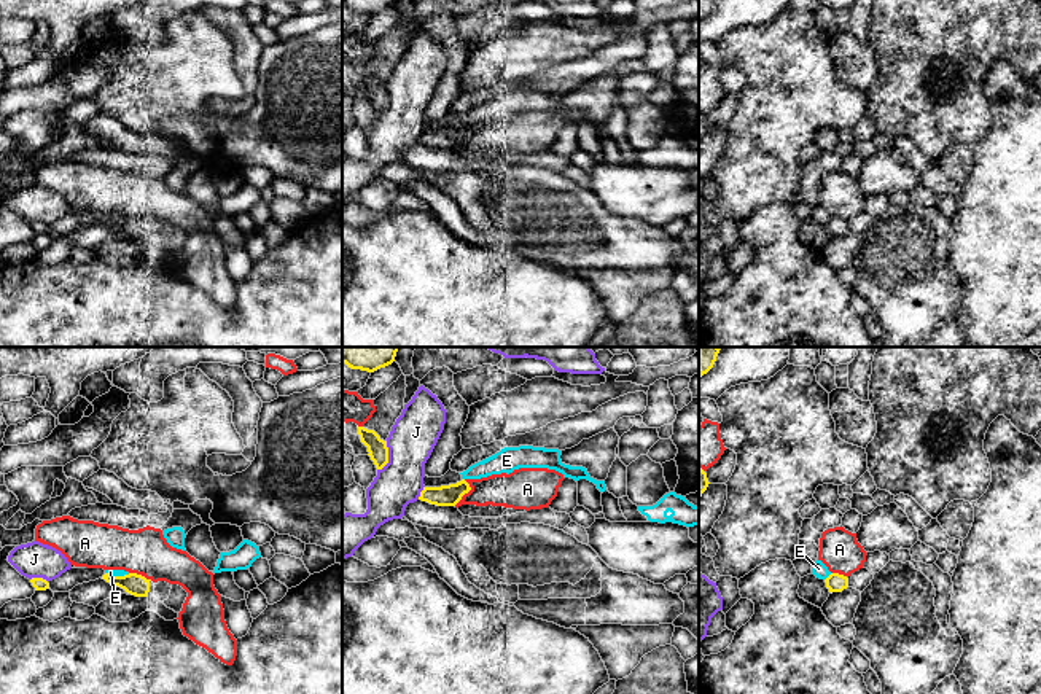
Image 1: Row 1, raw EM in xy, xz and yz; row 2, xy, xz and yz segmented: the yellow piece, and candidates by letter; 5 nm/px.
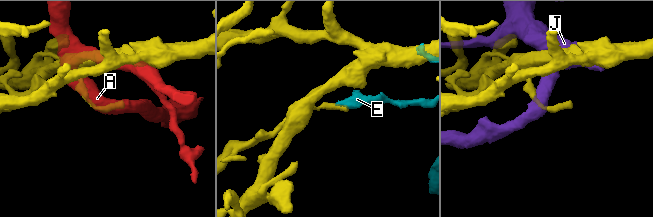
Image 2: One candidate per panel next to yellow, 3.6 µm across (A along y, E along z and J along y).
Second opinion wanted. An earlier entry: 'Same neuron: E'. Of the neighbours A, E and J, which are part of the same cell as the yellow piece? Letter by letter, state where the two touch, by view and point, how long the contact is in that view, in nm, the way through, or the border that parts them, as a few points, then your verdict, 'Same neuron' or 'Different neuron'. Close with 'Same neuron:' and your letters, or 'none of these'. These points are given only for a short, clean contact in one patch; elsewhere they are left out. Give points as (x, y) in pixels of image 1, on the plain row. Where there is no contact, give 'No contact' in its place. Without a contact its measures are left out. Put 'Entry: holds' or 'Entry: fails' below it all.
A: Touches yellow at xz (467, 136). Shared border 150 nm. Different neuron
E: Touches yellow at yz (828, 220). Shared border 50 nm. Different neuron
J: Touches yellow at xz (387, 101). Shared border 160 nm. Boundary: xz (387, 85), (387, 105), (378, 113). Different neuron
Same neuron: none of these
Entry: fails

